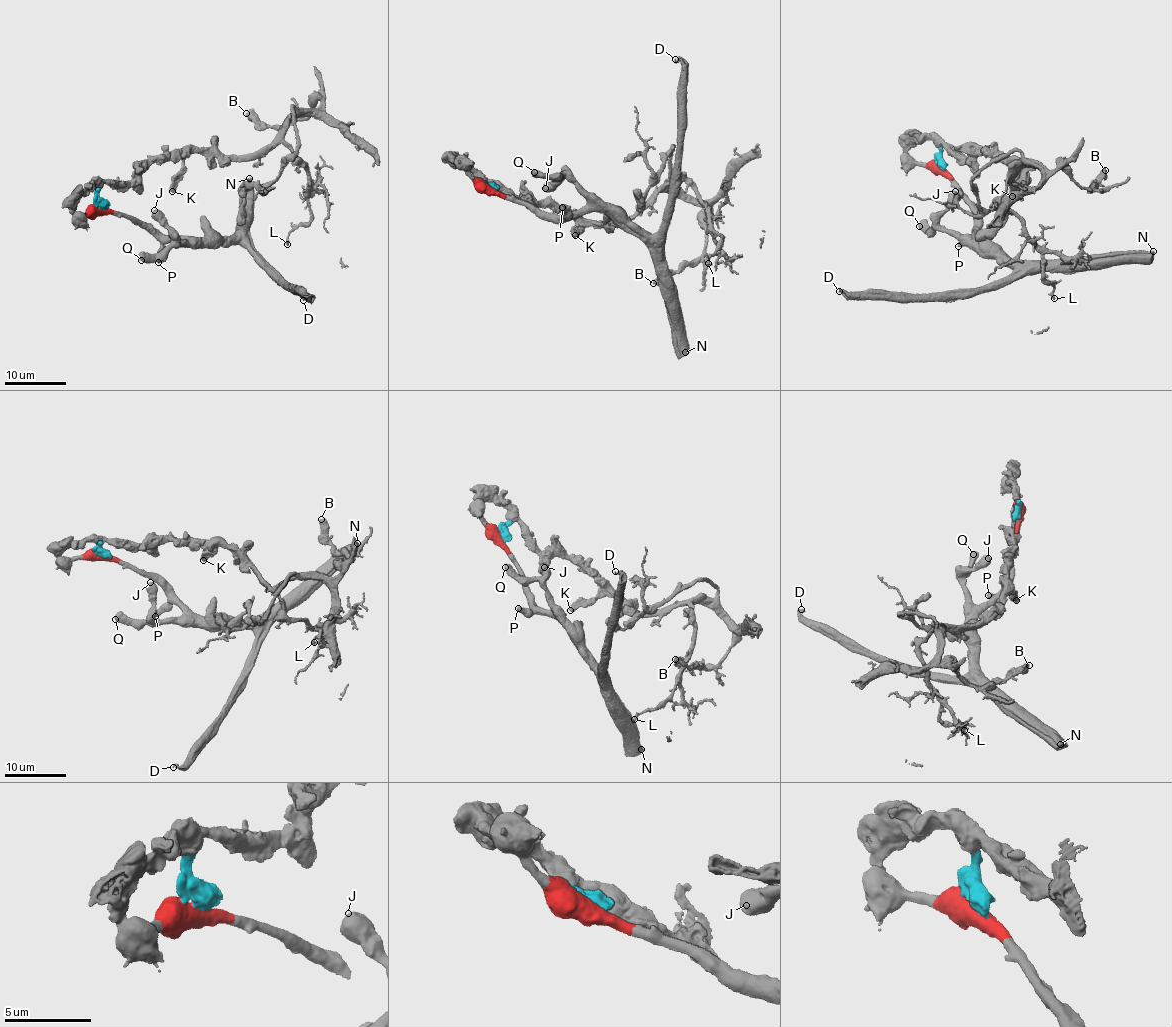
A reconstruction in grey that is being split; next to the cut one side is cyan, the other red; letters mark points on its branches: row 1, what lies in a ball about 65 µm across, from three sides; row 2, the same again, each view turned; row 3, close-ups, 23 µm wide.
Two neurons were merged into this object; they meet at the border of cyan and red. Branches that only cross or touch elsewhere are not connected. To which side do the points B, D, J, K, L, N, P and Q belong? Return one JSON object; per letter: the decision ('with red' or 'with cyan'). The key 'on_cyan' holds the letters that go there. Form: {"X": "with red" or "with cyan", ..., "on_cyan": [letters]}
{"B": "with cyan", "D": "with red", "J": "with red", "K": "with cyan", "L": "with cyan", "N": "with red", "P": "with red", "Q": "with red", "on_cyan": ["B", "K", "L"]}

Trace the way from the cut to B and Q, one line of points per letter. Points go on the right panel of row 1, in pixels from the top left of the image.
B: (941, 166), (943, 144), (1015, 164), (1022, 187), (1011, 179), (1026, 164), (1060, 165), (1093, 190), (1105, 170)
Q: (941, 166), (971, 203), (978, 228), (970, 234), (961, 235), (933, 226), (929, 229), (926, 224), (919, 226)

